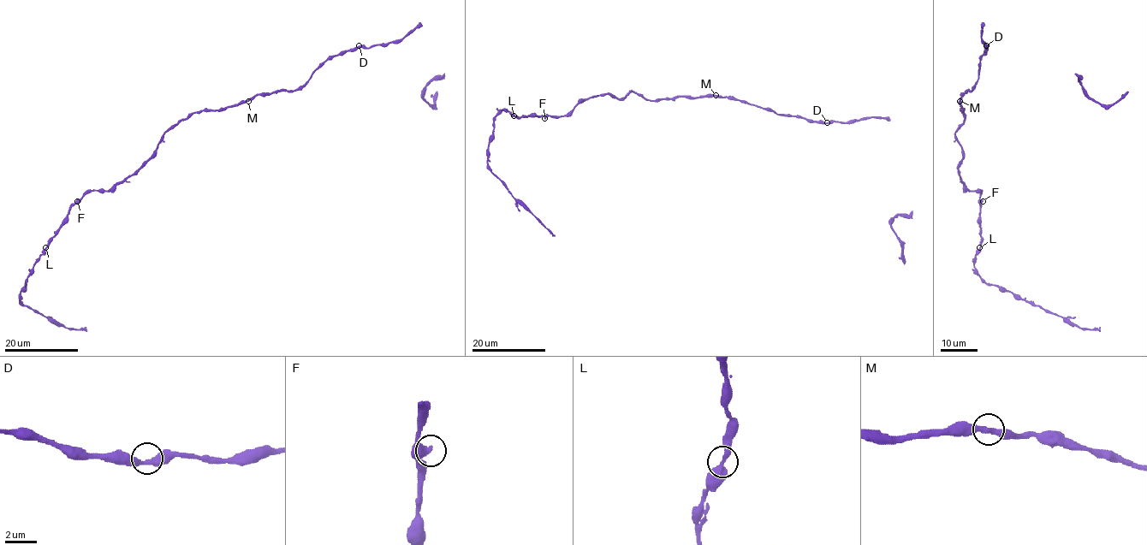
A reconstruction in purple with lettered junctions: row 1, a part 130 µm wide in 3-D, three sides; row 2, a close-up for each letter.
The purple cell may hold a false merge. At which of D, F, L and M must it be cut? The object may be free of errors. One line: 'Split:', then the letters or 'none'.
Split: none

